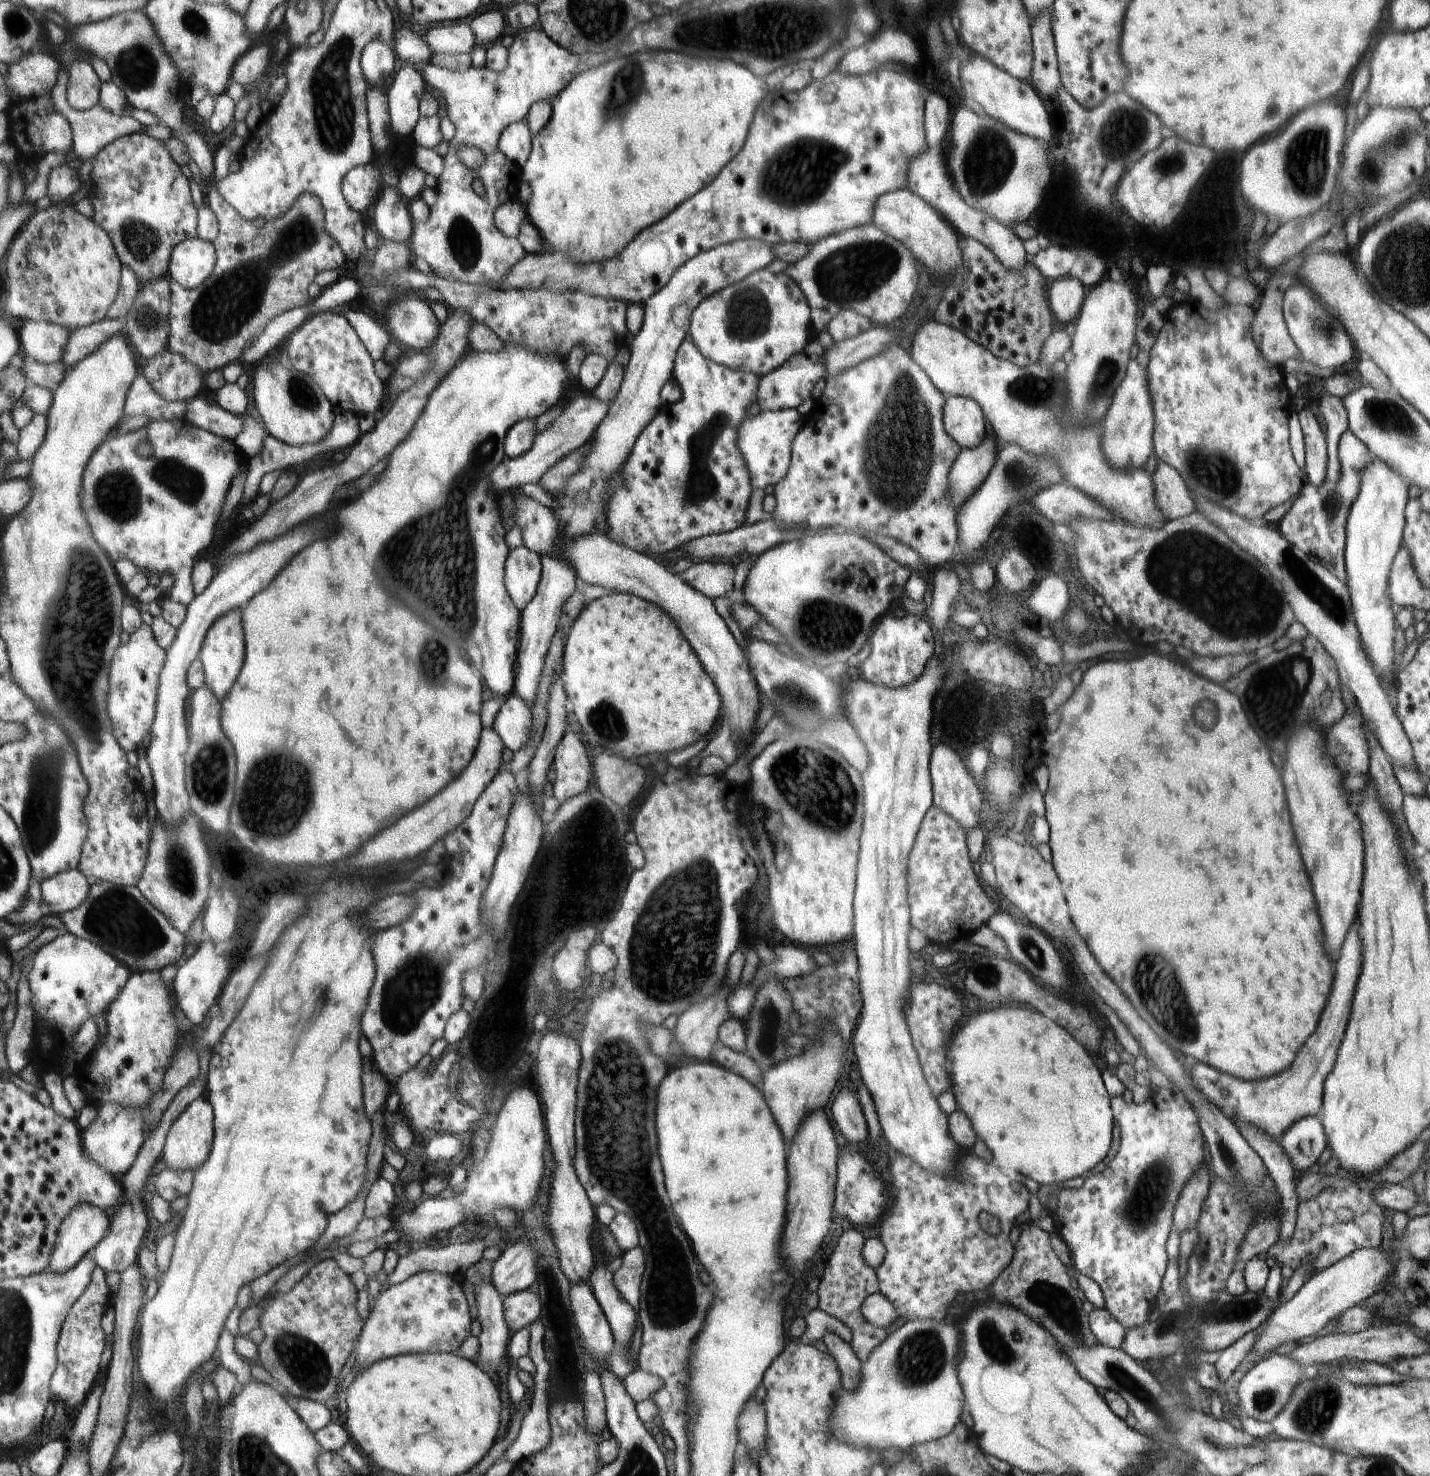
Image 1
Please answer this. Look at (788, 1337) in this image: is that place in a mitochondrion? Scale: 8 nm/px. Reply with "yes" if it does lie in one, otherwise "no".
no

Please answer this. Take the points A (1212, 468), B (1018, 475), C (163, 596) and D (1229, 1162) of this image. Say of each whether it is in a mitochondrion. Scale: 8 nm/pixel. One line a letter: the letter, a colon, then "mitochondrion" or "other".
A: mitochondrion
B: mitochondrion
C: other
D: mitochondrion

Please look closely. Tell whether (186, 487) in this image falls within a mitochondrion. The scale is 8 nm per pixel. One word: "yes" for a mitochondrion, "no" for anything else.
yes

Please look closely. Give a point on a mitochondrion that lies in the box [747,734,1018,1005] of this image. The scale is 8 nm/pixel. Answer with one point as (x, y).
(813, 785)

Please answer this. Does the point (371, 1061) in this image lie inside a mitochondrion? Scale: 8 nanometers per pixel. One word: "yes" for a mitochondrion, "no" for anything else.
no

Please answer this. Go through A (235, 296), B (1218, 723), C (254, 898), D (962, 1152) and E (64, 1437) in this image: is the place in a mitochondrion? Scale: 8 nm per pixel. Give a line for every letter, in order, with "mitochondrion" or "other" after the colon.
A: mitochondrion
B: mitochondrion
C: other
D: other
E: other

